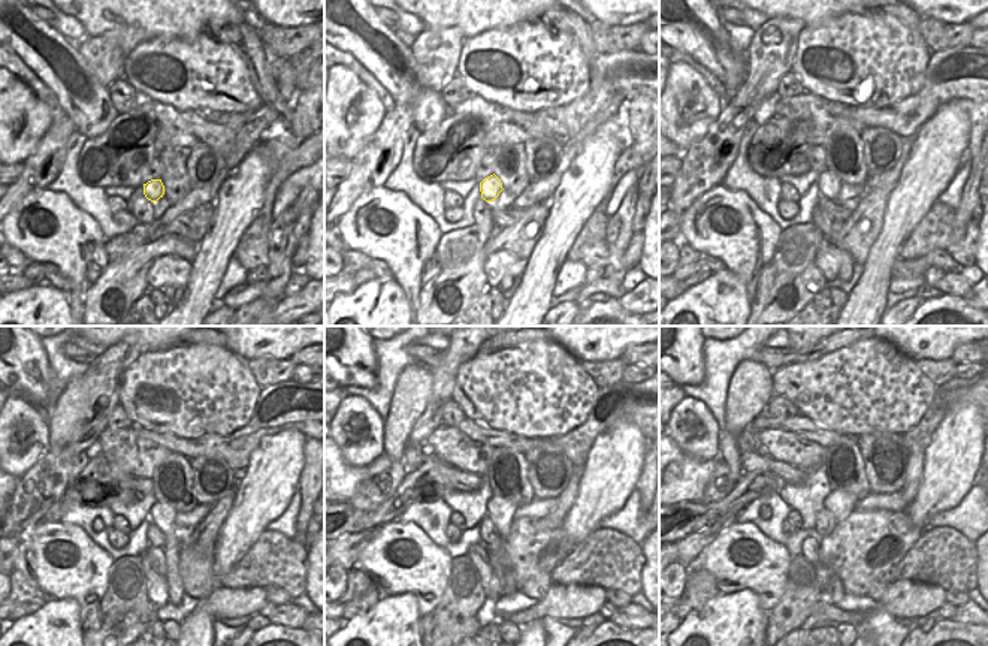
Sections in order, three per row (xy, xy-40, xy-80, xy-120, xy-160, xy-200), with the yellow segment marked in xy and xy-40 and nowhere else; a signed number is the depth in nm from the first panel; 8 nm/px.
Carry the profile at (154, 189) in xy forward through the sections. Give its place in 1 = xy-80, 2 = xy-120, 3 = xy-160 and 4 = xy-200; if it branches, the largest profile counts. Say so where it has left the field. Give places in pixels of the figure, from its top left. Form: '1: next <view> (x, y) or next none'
1: next xy-80 (828, 183)
2: next xy-120 (162, 515)
3: next xy-160 (499, 510)
4: next xy-200 (840, 504)

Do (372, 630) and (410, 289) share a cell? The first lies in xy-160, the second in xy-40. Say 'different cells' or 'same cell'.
different cells

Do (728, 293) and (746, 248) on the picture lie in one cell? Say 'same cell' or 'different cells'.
different cells

